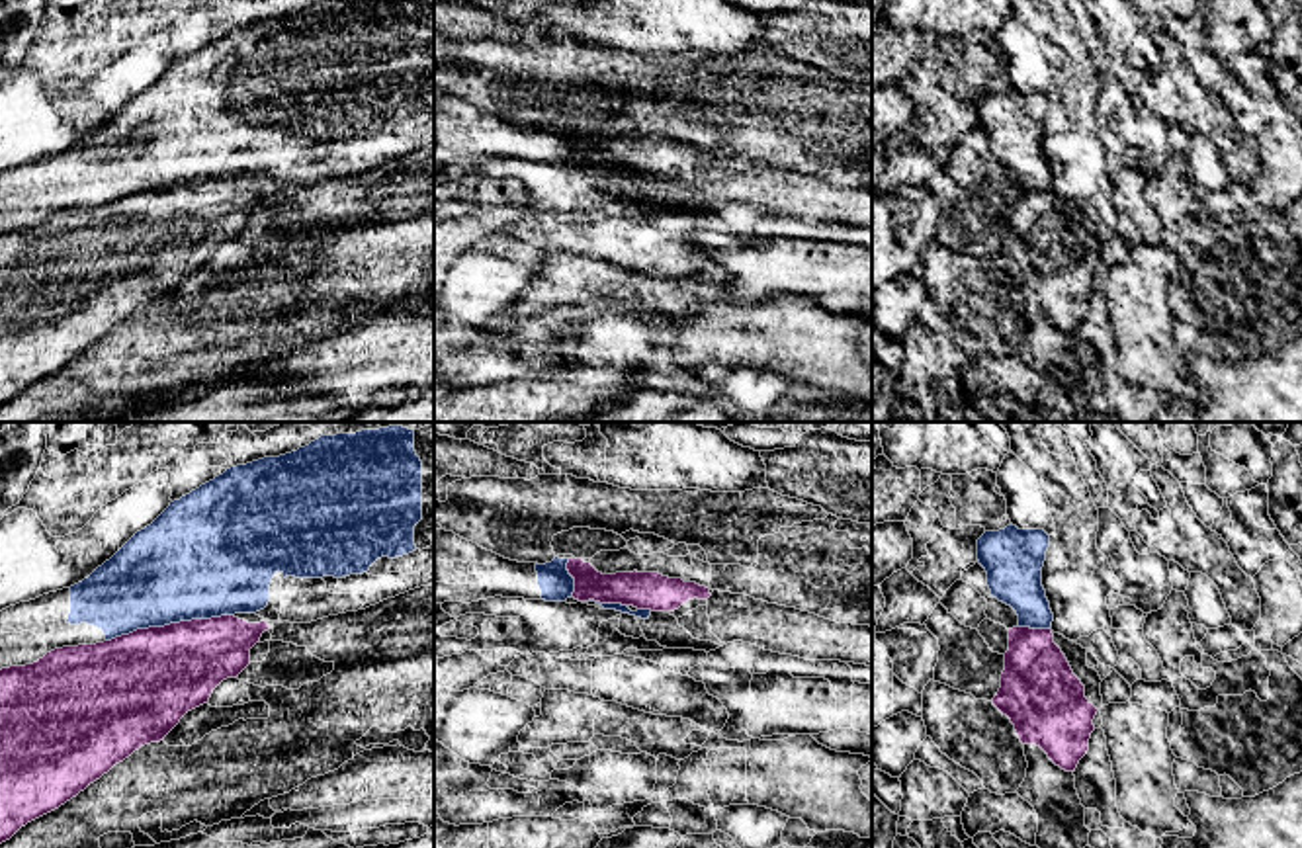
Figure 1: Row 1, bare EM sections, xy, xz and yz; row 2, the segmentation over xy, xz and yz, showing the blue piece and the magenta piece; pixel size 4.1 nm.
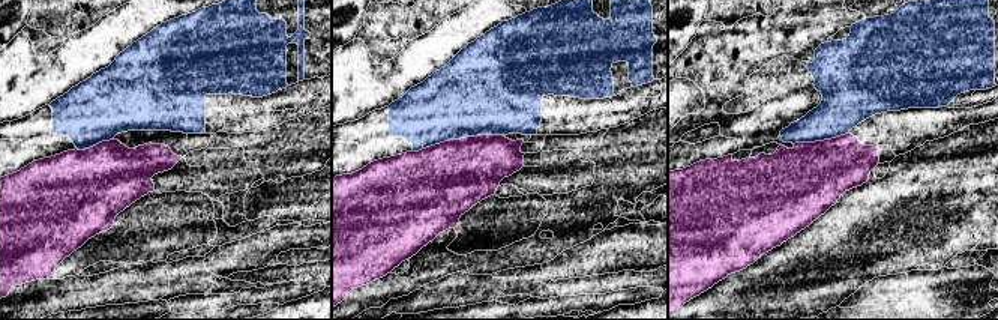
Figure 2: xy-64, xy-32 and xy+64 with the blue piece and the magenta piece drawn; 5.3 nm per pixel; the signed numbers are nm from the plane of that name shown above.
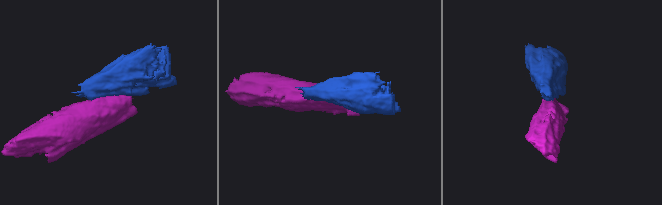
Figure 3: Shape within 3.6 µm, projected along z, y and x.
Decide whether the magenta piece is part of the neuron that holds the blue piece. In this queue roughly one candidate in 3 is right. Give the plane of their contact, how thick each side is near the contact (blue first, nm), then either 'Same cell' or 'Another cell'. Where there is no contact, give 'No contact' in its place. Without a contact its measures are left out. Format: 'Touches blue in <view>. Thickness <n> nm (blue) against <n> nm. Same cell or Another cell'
Touches blue in xy. Thickness 440 nm (blue) against 420 nm. Another cell

